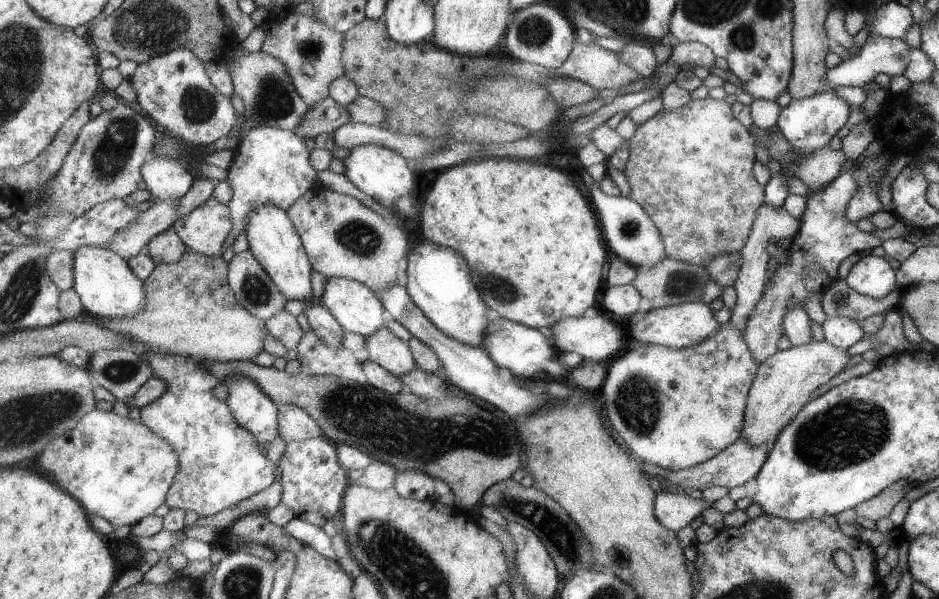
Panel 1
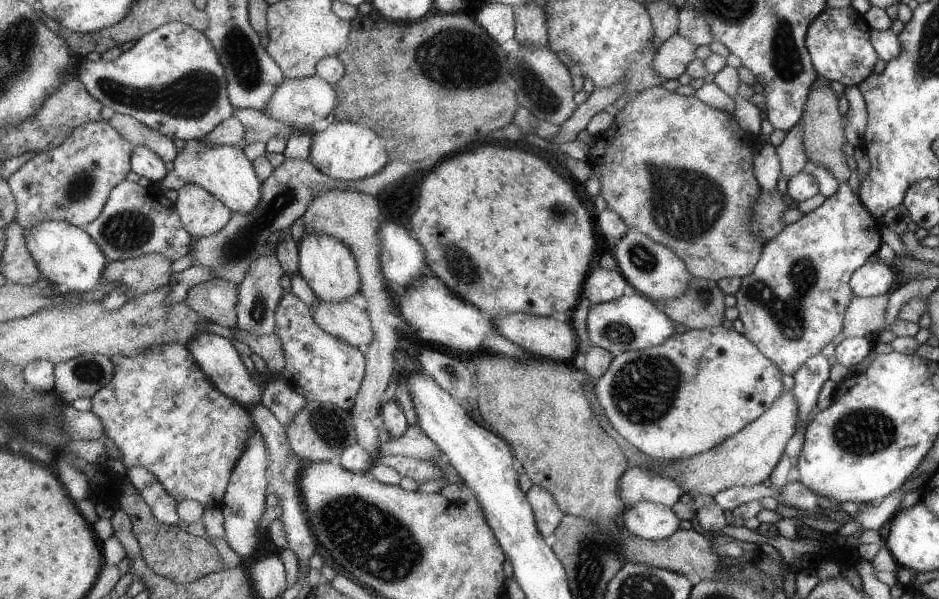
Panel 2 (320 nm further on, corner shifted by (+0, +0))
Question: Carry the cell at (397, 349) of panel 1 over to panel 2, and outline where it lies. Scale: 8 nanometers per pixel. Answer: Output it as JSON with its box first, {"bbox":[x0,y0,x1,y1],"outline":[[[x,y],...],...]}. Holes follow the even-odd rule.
{"bbox":[310,298,376,349],"outline":[[[319,298],[310,307],[317,324],[335,338],[363,349],[376,338],[370,312],[353,304],[351,300],[332,303]]]}

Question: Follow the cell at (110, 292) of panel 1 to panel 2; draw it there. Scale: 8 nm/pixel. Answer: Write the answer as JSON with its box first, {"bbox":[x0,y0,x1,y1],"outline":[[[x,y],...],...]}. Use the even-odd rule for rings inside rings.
{"bbox":[25,220,108,292],"outline":[[[46,220],[34,229],[25,231],[29,252],[38,261],[43,276],[61,289],[89,292],[101,284],[108,258],[96,240],[84,229],[67,221]]]}

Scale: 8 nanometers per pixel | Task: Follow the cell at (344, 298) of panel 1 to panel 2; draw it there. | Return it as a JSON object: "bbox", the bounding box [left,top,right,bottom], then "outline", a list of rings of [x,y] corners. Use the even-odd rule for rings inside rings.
{"bbox":[299,232,362,303],"outline":[[[306,232],[302,236],[299,272],[319,298],[332,303],[340,303],[362,289],[362,276],[355,253],[347,243],[333,235]]]}

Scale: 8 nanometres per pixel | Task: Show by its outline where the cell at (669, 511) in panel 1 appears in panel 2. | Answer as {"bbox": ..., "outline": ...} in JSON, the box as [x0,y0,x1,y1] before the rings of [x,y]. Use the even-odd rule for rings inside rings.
{"bbox":[620,501,681,540],"outline":[[[641,501],[628,508],[620,523],[633,535],[659,540],[674,535],[681,519],[673,507]]]}

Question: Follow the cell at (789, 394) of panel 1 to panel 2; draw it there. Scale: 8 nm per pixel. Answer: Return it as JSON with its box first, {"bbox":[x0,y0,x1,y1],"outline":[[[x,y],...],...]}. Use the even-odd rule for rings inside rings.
{"bbox":[643,390,799,498],"outline":[[[790,390],[783,391],[780,398],[763,415],[711,450],[688,459],[667,462],[650,458],[656,465],[643,468],[656,471],[662,477],[675,479],[677,484],[685,488],[685,493],[699,492],[713,498],[729,487],[759,485],[772,474],[773,467],[782,457],[787,440],[795,432],[797,418],[799,406],[796,404],[795,396]]]}

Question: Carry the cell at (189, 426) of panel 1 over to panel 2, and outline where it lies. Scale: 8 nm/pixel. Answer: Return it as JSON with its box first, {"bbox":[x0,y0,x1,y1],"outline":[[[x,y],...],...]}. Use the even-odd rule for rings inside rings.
{"bbox":[92,341,255,508],"outline":[[[177,341],[147,347],[137,355],[118,354],[112,357],[112,361],[114,364],[114,377],[92,396],[92,411],[102,420],[107,434],[119,448],[124,466],[127,469],[135,467],[136,464],[146,467],[161,481],[167,492],[177,502],[189,499],[201,502],[201,504],[205,505],[205,508],[221,508],[224,504],[224,496],[228,490],[229,483],[232,480],[233,471],[236,470],[236,466],[248,449],[250,439],[255,430],[255,422],[249,410],[241,403],[238,403],[237,400],[233,400],[224,392],[221,392],[192,356],[189,348]]]}

